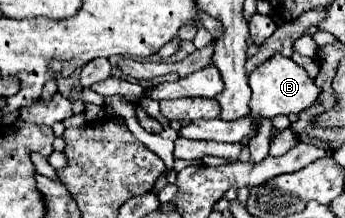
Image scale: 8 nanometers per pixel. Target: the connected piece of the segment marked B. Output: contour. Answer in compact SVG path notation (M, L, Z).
M273 55L267 59L261 67L257 67L249 75L249 87L253 91L251 95L251 117L255 119L254 132L246 135L240 143L243 146L238 161L246 163L250 160L248 143L257 134L261 119L275 117L275 115L291 115L291 113L301 113L313 105L319 103L319 93L321 89L315 85L315 81L307 75L303 67L299 67L293 59L285 59L283 55Z

